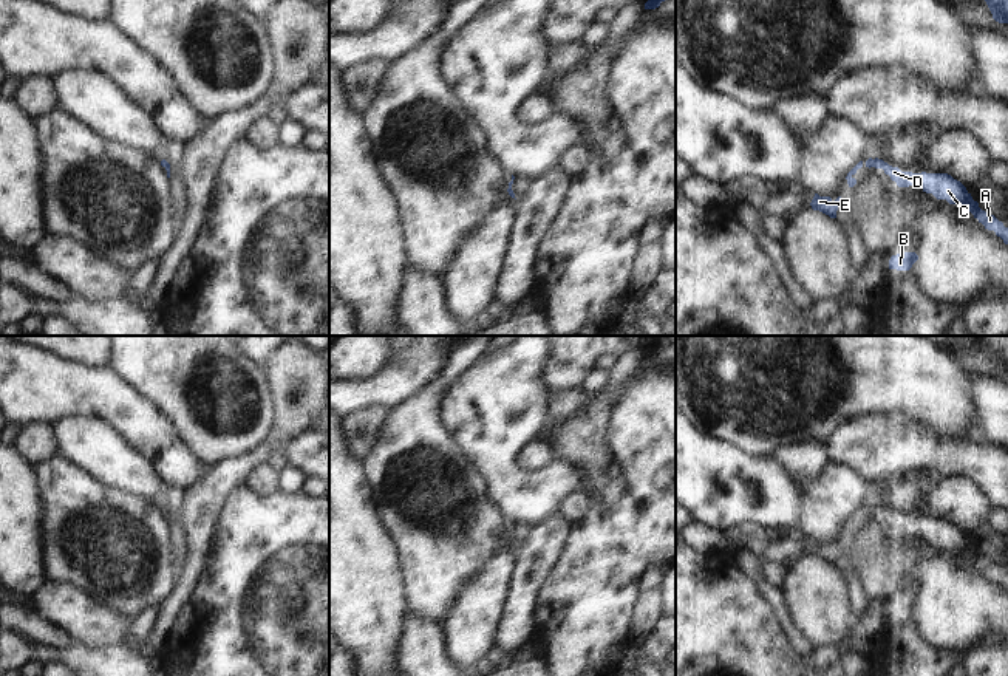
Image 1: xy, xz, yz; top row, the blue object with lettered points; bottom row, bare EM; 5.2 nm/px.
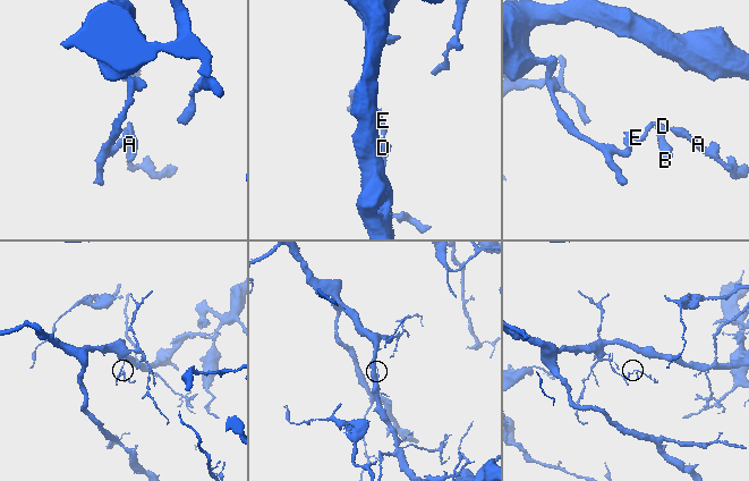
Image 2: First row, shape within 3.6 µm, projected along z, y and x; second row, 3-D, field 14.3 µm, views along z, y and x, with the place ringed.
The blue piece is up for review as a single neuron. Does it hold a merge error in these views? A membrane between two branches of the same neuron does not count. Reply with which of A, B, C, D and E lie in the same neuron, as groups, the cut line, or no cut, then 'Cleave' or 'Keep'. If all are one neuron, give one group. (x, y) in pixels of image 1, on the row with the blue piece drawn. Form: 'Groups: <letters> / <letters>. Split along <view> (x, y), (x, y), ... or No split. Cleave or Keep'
Groups: A B C D E. No split. Keep.

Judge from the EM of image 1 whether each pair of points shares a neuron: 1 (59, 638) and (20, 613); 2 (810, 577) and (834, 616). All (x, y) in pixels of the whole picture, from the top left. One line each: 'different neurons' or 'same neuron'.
1: same neuron
2: same neuron

